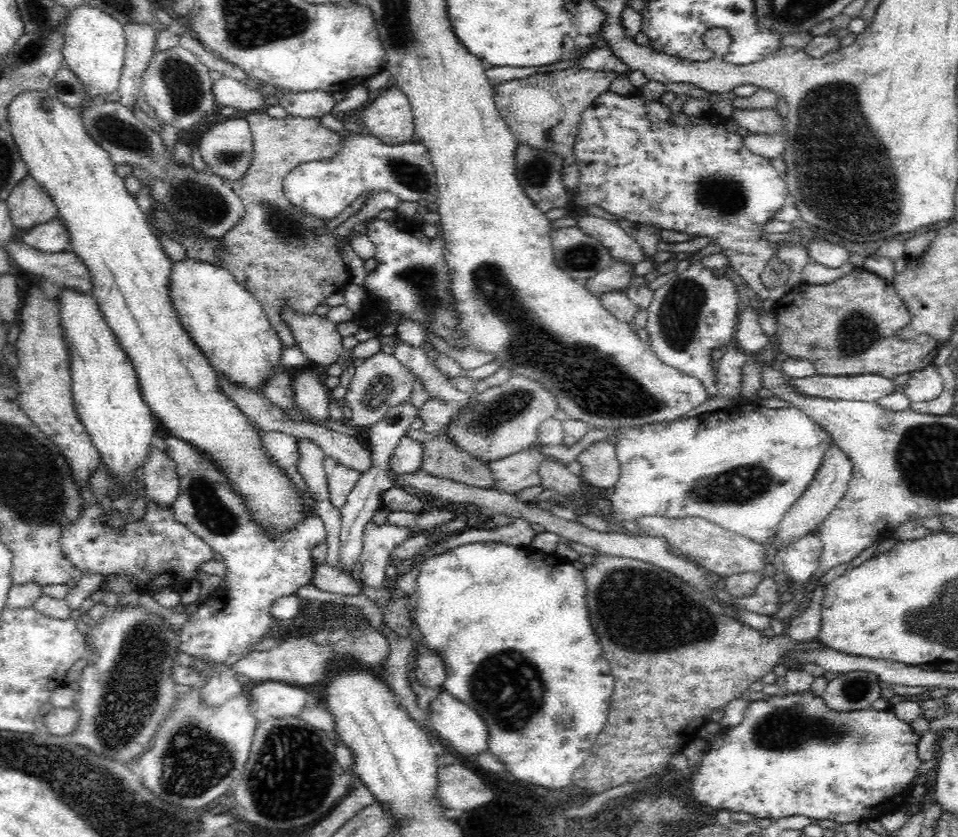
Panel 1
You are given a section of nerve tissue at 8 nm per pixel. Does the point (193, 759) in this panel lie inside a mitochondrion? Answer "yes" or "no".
yes

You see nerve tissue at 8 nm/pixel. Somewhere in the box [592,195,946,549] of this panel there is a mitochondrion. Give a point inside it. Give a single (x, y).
(678, 310)

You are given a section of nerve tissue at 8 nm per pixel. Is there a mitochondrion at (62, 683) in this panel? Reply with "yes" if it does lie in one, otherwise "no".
no

